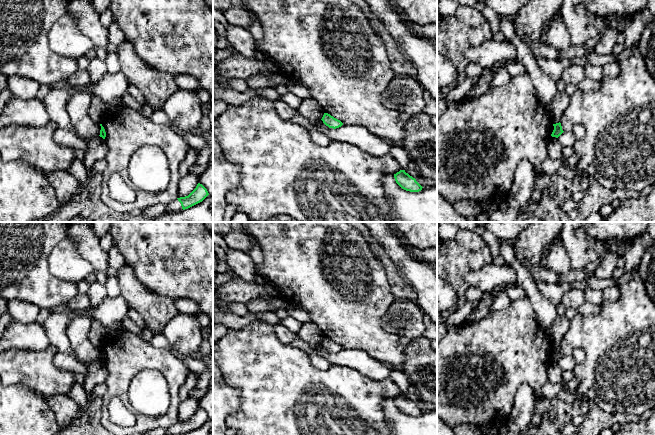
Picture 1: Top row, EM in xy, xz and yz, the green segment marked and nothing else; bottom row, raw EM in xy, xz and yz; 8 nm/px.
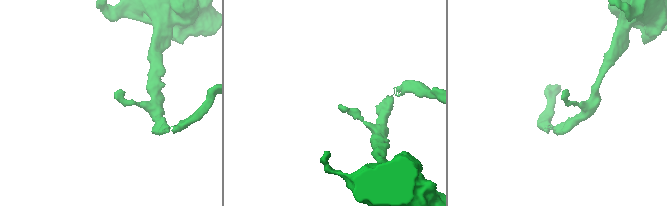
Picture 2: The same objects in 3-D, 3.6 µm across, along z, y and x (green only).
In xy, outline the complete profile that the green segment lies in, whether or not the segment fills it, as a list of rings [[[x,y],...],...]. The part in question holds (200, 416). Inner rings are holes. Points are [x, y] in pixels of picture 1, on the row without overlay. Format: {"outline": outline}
{"outline": [[[200,407],[185,421],[177,422],[168,429],[167,435],[182,435],[202,426],[209,419],[207,413]]]}

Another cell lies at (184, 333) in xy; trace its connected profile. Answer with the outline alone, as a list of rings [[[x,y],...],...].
[[[178,312],[164,327],[163,335],[171,347],[183,357],[192,358],[203,341],[202,327],[197,315]]]

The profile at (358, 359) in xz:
[[[298,338],[290,343],[290,345],[301,349],[310,354],[318,354],[324,357],[330,364],[338,364],[346,367],[354,368],[362,374],[375,380],[384,380],[390,377],[392,367],[382,363],[367,352],[361,349],[342,349],[339,352],[333,353],[326,350],[323,345],[310,345],[308,342]]]

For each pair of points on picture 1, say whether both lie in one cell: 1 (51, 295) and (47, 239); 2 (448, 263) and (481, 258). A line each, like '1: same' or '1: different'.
1: same
2: same

